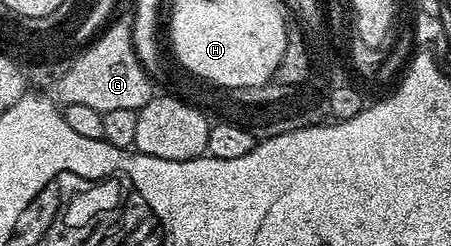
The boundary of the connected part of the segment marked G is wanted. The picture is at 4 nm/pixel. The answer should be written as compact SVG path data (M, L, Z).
M113 18L84 47L79 53L79 63L69 71L68 75L63 76L62 81L58 81L54 86L56 92L55 98L64 105L87 105L90 109L98 109L102 113L110 109L130 109L131 111L139 111L141 107L146 106L154 97L152 91L153 76L144 71L142 64L139 63L138 57L135 55L134 41L131 35L131 18L124 19Z

